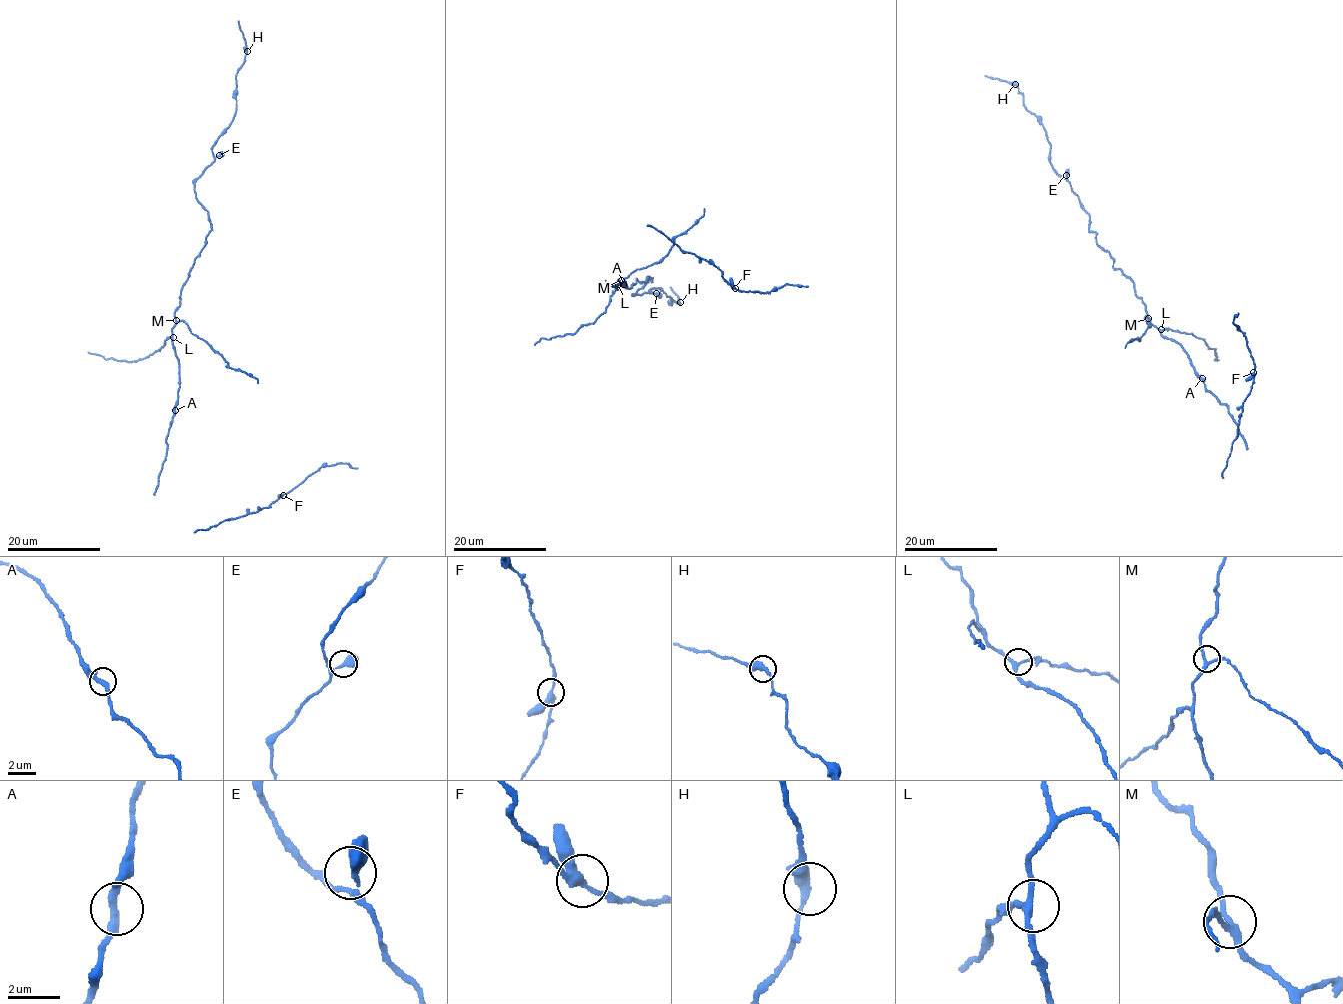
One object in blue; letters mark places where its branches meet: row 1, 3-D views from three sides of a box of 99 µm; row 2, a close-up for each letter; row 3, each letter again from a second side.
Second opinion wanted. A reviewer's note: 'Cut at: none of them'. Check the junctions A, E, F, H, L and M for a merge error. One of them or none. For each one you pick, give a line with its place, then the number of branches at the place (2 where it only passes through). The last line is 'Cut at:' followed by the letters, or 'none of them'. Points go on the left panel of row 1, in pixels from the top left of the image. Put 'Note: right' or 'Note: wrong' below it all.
F: Place: (283, 495). Branches: 3
Cut at: F
Note: wrong

